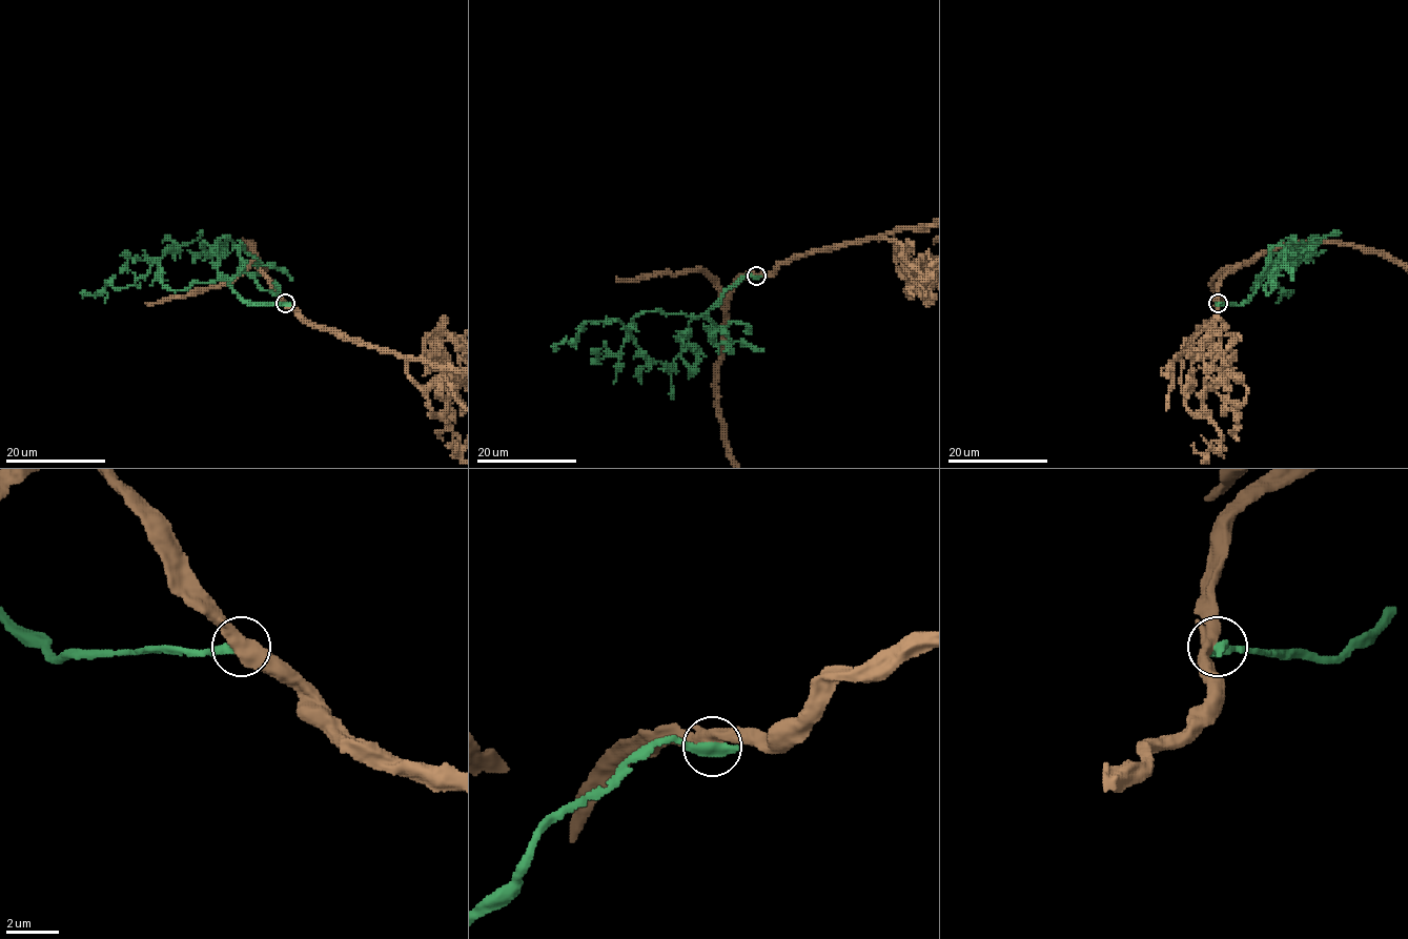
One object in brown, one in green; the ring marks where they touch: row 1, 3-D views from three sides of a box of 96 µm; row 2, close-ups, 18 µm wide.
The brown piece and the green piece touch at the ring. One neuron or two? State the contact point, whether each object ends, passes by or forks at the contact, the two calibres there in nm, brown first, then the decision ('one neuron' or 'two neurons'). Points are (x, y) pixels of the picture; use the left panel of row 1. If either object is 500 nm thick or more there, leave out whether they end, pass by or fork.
at (285, 303); 500 nm thick on the brown side, 500 nm on the other; two neurons

